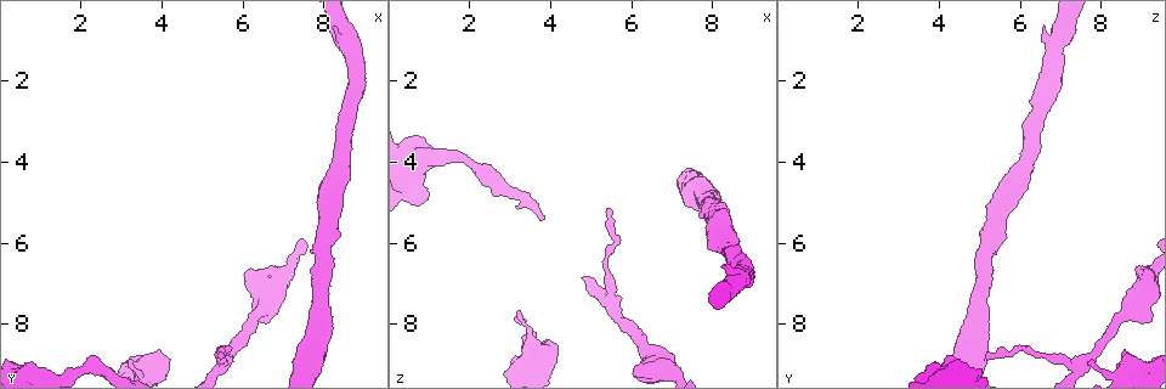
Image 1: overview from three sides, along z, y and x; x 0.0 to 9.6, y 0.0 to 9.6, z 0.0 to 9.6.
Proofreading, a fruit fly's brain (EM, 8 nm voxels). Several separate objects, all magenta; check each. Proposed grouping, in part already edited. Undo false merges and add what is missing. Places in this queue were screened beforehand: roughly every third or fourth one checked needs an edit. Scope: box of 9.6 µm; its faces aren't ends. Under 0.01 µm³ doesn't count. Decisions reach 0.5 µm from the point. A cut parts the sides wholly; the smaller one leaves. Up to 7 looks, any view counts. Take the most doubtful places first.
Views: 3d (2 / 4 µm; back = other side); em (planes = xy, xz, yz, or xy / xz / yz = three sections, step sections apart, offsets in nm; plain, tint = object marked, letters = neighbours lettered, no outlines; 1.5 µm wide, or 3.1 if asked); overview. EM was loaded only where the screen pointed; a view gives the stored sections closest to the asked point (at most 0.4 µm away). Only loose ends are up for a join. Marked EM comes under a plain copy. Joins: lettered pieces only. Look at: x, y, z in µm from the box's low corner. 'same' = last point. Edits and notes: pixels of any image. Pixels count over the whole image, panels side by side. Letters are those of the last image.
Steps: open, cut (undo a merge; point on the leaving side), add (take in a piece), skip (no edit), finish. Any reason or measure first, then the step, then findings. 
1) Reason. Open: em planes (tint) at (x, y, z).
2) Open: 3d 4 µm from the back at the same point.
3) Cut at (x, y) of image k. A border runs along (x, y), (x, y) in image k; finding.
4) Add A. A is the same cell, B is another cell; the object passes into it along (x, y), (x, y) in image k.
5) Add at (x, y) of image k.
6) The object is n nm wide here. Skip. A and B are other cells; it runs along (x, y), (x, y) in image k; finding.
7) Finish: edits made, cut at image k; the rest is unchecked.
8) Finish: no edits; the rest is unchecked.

Free end. Open: 3d 2 µm at (5.45, 8.90, 5.10).

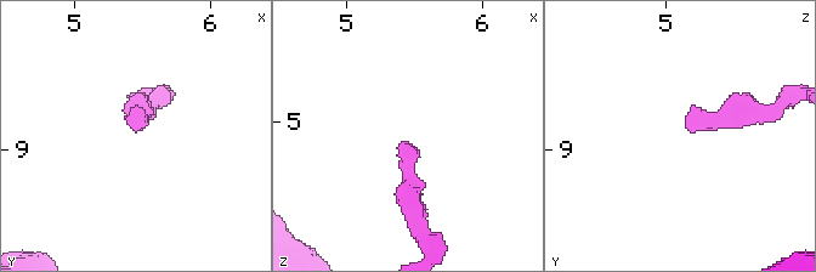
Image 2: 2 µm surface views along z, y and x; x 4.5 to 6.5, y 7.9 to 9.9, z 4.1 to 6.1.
Need the tissue. Open: em xy step 8 (tint) at (5.44, 8.84, 5.16).

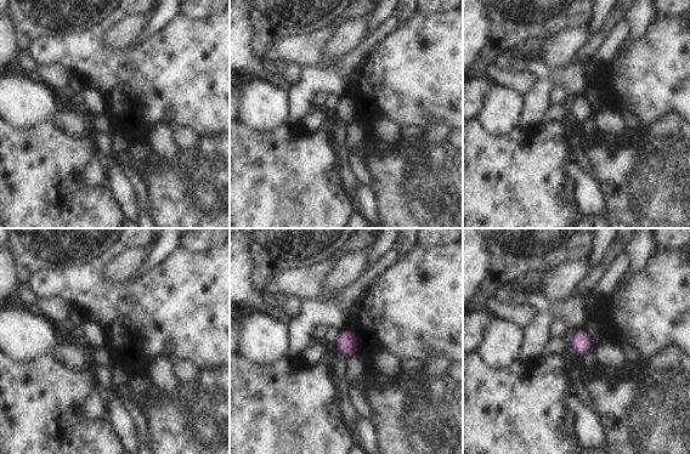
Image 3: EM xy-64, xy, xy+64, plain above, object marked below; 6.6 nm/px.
Another direction. Open: em planes (letters) at the same point.

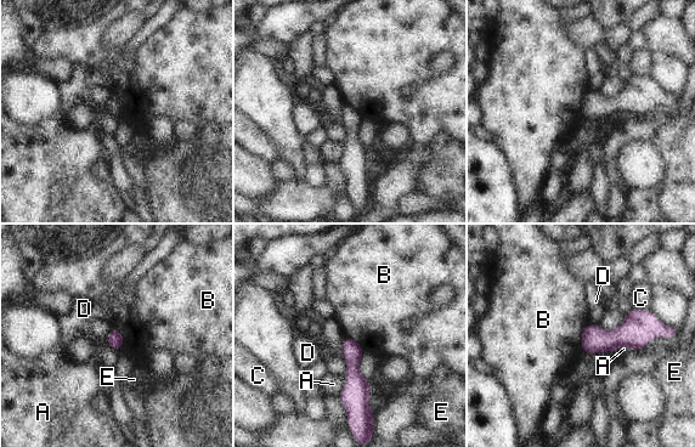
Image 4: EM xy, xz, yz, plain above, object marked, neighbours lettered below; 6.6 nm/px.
The longest contact is with B, 170 nm. Skip. A, B, C, D and E are other cells; it runs along (345, 341), (352, 350), (354, 412) in image 4; none of them fits.

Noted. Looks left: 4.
Branch stops here. Open: em planes (letters) at (3.20, 9.00, 7.65).

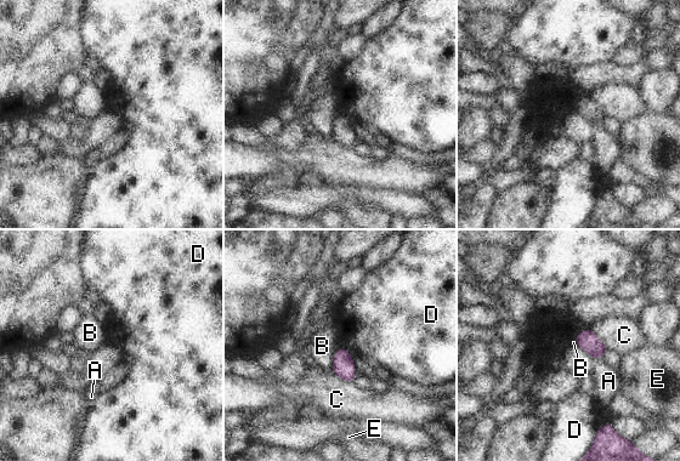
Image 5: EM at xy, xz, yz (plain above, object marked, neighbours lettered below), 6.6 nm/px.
Skip. A, B, C, D and E are other cells; a border runs along (339, 348), (335, 352), (332, 368) in image 5; no lettered piece goes on from it.

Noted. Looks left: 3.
Stops while still wide. Open: 3d 2 µm at (6.60, 6.60, 8.90).

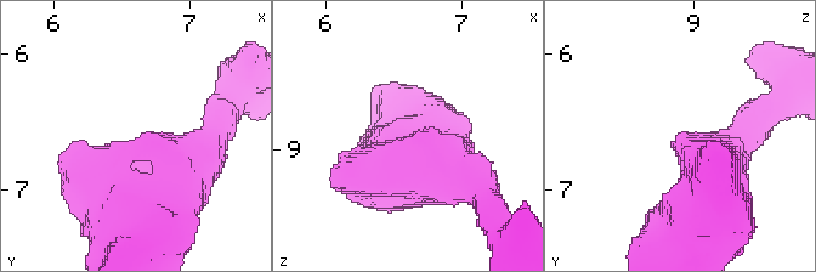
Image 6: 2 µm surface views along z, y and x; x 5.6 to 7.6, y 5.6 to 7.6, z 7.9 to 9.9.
Need the tissue. Open: em planes (tint) at (6.56, 6.64, 8.96).

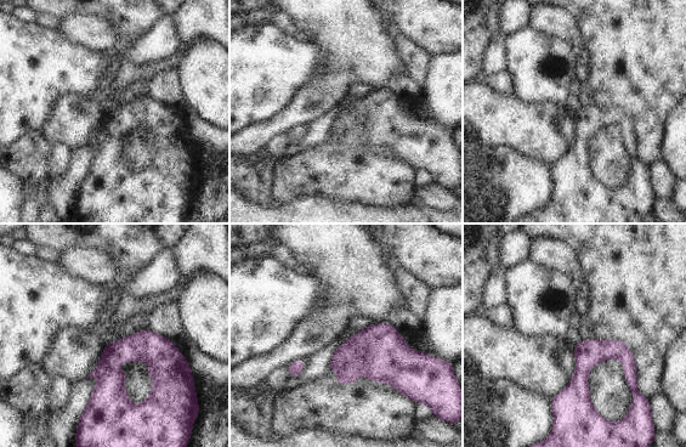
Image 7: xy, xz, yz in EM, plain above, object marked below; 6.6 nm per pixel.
What lies round it. Open: em planes (letters) at the same point.

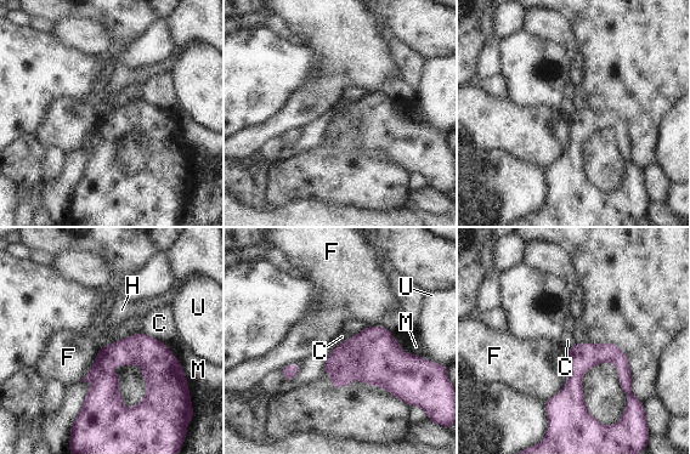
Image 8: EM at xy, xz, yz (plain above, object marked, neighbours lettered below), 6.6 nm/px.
Skip. C, F, H, M and U are other cells; a border runs along (141, 332), (164, 344) in image 8; no lettered piece goes on from it.

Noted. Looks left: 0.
Finish: no edits; the rest is unchecked.

